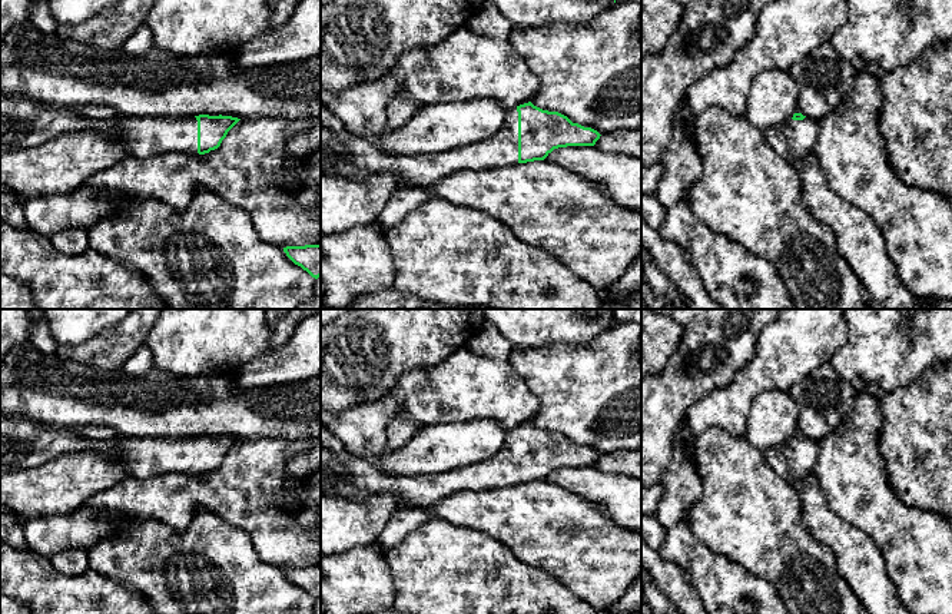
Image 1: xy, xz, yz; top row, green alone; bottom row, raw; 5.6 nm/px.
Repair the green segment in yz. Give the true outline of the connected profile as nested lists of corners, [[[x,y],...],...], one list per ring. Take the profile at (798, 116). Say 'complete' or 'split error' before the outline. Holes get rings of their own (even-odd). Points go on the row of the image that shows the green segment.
split error; [[[795,113],[783,126],[763,132],[770,147],[792,165],[815,150],[817,135],[819,122],[802,113]]]

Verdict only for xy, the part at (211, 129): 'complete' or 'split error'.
split error

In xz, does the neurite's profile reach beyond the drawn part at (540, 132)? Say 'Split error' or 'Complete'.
Split error

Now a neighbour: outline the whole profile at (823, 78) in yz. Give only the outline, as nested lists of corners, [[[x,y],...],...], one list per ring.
[[[830,43],[822,44],[807,57],[800,59],[789,69],[789,73],[799,87],[797,113],[816,122],[839,106],[856,76],[852,63],[840,57]]]

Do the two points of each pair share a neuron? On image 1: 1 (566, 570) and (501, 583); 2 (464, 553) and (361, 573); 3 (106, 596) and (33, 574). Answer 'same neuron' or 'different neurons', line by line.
1: different neurons
2: different neurons
3: same neuron

